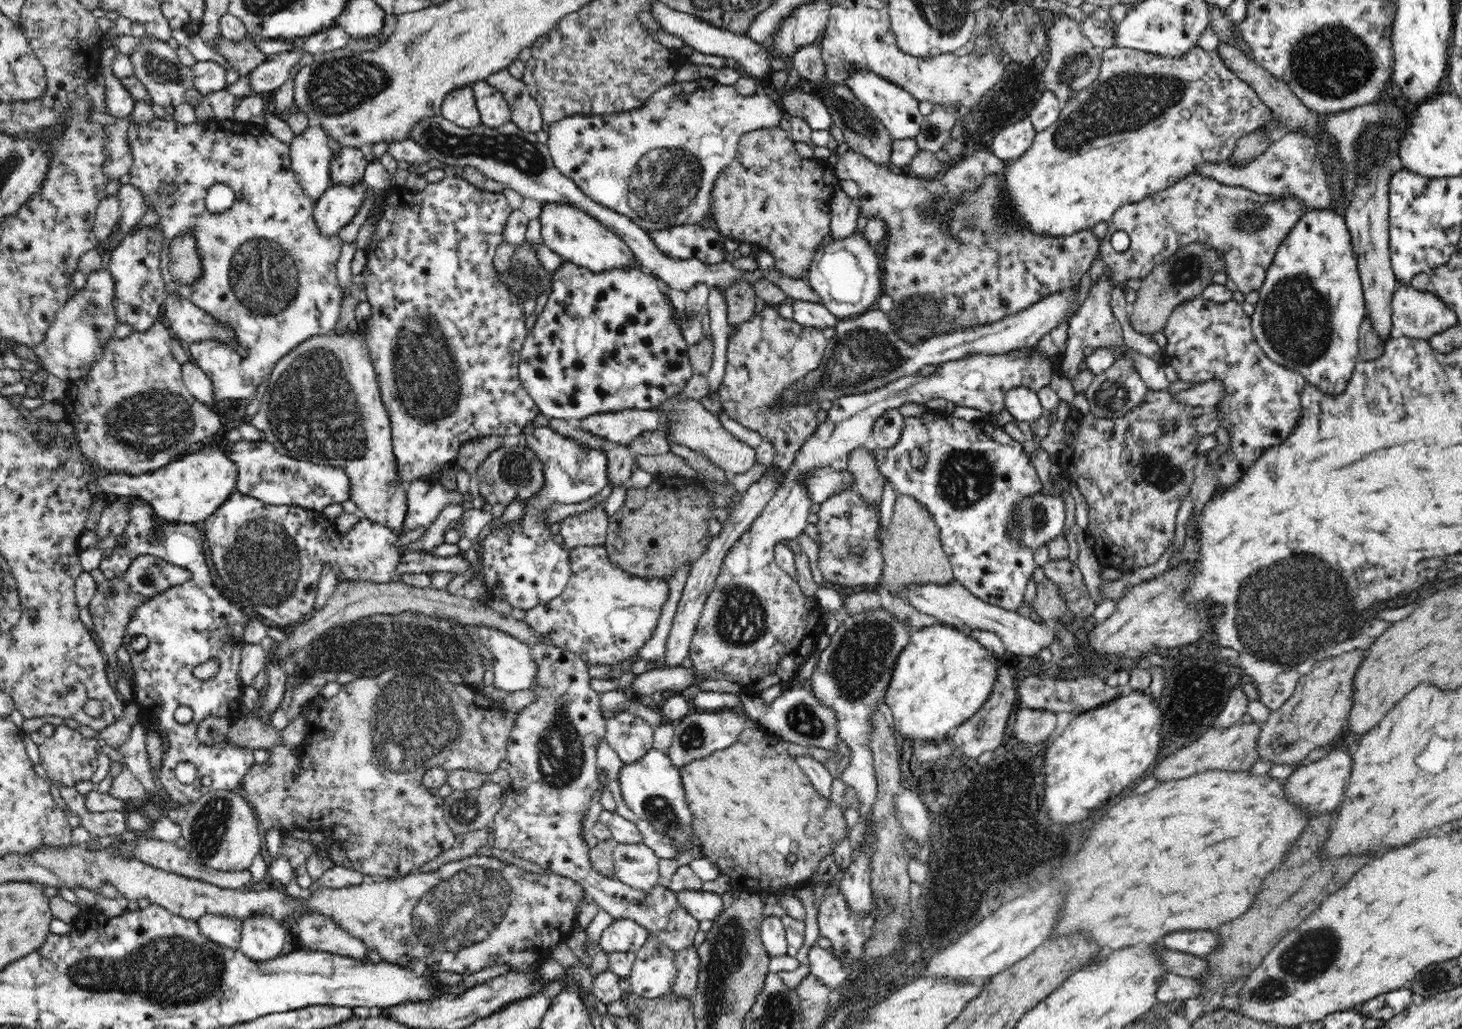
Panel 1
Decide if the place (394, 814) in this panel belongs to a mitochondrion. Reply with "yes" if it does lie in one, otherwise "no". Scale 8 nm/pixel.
no

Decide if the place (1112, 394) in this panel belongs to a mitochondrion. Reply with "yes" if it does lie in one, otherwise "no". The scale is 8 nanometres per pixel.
yes

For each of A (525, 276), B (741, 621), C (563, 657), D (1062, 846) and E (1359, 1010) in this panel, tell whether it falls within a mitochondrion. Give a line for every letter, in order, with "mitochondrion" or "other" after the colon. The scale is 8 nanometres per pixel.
A: mitochondrion
B: mitochondrion
C: other
D: other
E: other

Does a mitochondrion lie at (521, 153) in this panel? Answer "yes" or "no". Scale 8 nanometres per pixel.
yes

